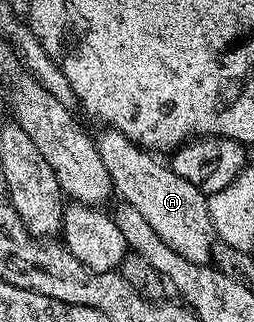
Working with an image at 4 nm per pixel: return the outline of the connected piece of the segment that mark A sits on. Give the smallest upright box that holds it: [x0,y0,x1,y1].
[94,127,216,265]

